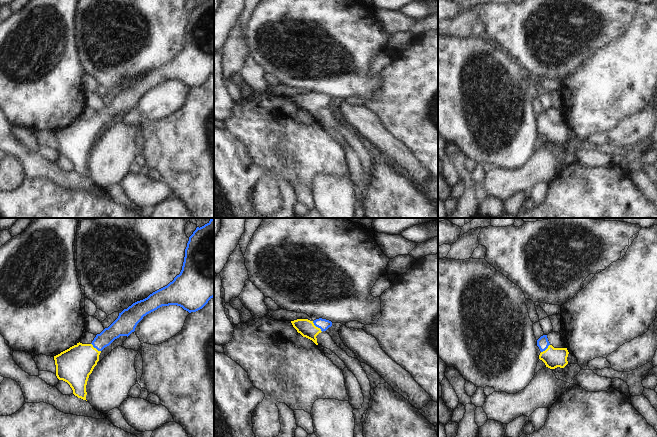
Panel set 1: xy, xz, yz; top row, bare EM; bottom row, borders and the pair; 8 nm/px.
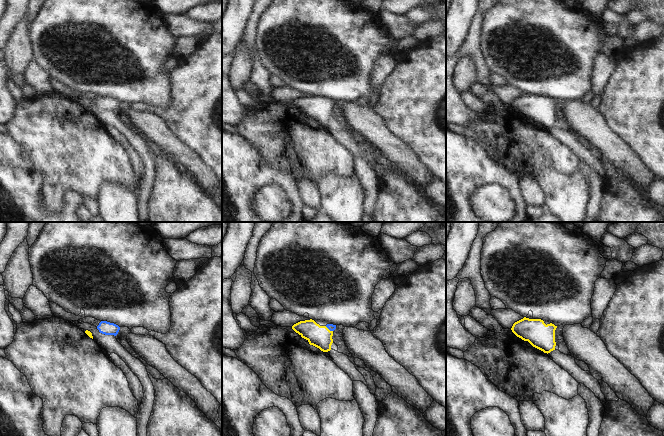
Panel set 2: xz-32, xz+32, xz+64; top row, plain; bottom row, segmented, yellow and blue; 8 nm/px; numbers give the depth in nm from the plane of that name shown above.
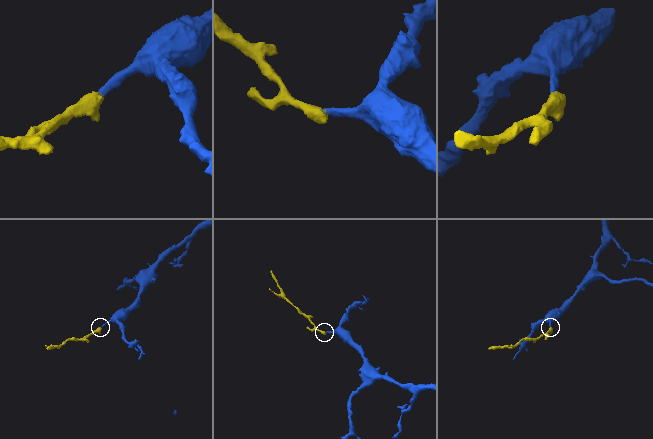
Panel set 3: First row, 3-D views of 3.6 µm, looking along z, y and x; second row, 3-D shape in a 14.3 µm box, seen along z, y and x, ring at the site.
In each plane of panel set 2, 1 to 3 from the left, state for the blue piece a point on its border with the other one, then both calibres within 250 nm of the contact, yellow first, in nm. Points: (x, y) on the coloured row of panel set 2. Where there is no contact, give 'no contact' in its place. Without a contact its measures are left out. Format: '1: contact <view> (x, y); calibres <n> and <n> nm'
1: no contact
2: contact xz+32 (328, 329); calibres 180 and 60 nm
3: no contact

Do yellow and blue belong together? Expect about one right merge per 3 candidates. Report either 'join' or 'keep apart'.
join

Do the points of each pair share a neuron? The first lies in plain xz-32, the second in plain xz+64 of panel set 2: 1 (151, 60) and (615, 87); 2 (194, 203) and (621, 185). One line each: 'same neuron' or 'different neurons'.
1: different neurons
2: same neuron

